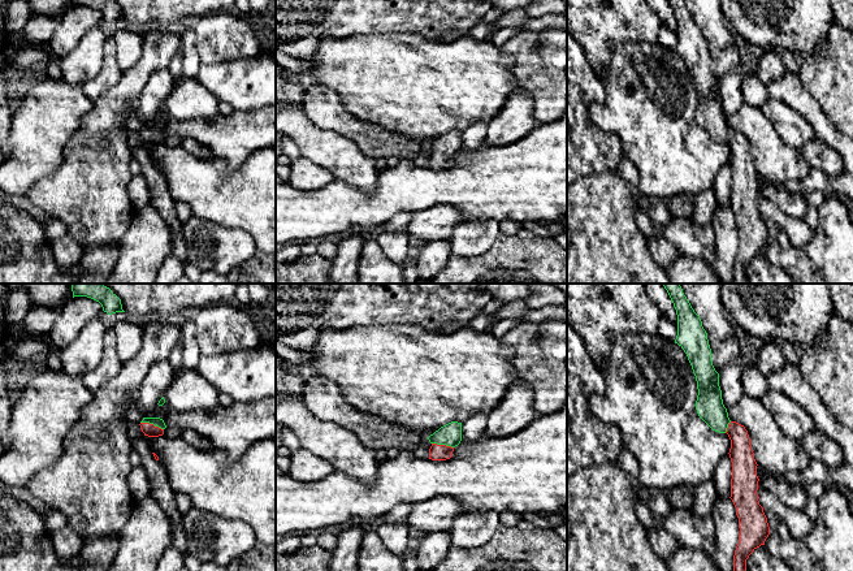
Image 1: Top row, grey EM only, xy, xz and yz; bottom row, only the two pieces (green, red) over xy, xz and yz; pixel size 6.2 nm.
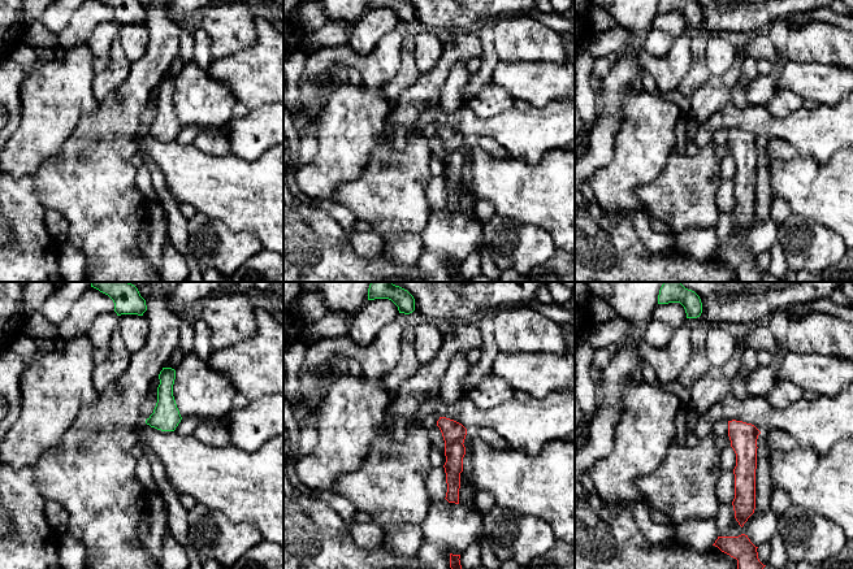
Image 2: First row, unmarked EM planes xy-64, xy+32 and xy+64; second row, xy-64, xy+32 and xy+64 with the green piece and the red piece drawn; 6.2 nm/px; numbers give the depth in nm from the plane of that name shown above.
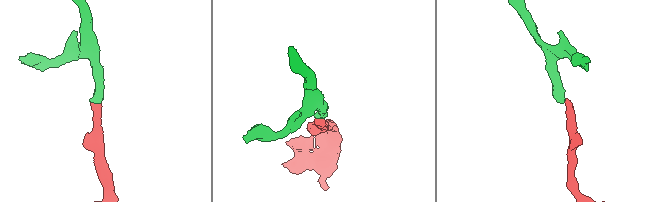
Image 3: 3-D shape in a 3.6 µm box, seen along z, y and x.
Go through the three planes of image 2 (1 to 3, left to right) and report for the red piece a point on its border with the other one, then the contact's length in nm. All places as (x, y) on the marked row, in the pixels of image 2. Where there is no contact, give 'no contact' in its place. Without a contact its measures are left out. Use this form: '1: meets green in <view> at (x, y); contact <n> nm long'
1: no contact
2: no contact
3: no contact

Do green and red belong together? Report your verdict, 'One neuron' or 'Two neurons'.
One neuron

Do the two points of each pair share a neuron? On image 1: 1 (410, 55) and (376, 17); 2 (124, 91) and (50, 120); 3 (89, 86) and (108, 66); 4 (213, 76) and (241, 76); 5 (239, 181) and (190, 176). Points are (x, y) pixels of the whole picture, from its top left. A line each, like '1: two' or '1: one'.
1: two
2: two
3: one
4: one
5: one

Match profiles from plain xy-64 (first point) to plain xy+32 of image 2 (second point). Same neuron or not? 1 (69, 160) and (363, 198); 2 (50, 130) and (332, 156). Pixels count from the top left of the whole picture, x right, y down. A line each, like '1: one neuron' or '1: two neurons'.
1: one neuron
2: one neuron

